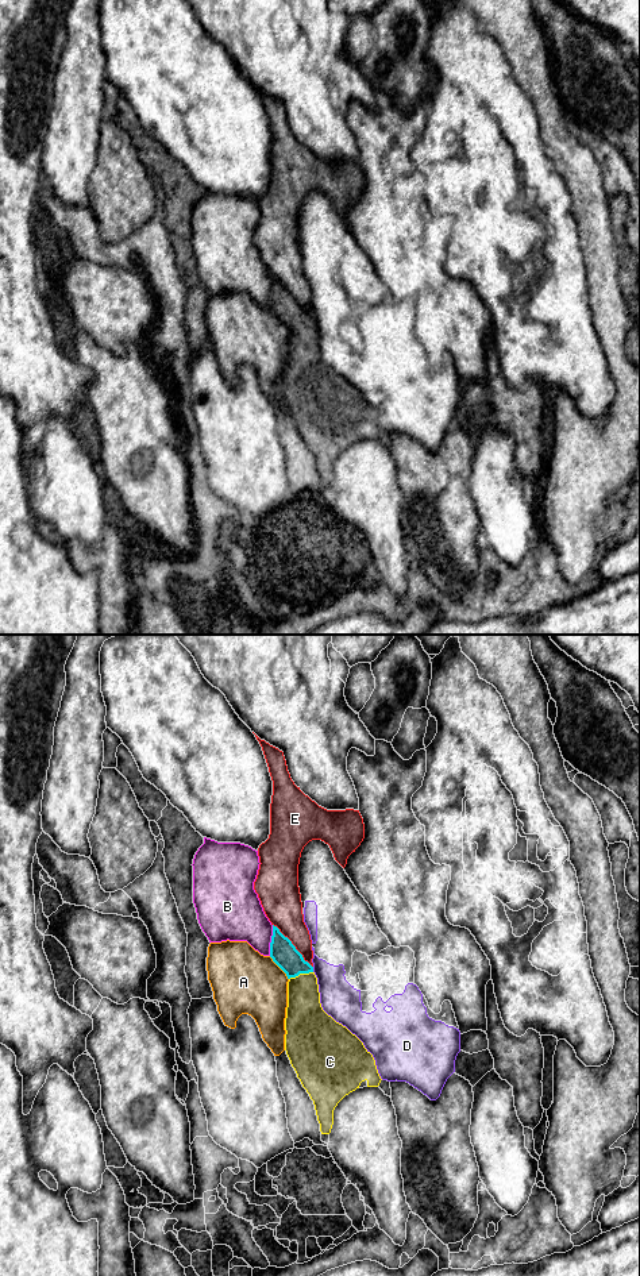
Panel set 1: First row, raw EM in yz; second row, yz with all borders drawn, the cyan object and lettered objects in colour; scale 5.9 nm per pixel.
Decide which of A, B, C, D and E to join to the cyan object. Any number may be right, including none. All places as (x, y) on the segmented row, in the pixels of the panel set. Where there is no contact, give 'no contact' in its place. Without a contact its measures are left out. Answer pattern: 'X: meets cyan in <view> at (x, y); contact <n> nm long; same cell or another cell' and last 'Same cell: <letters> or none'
A: meets cyan in yz at (280, 967); contact 180 nm long; another cell
B: meets cyan in yz at (272, 940); contact 190 nm long; another cell
C: meets cyan in yz at (300, 972); contact 150 nm long; same cell
D: meets cyan in yz at (312, 970); contact 30 nm long; another cell
E: meets cyan in yz at (293, 945); contact 360 nm long; another cell
Same cell: C

